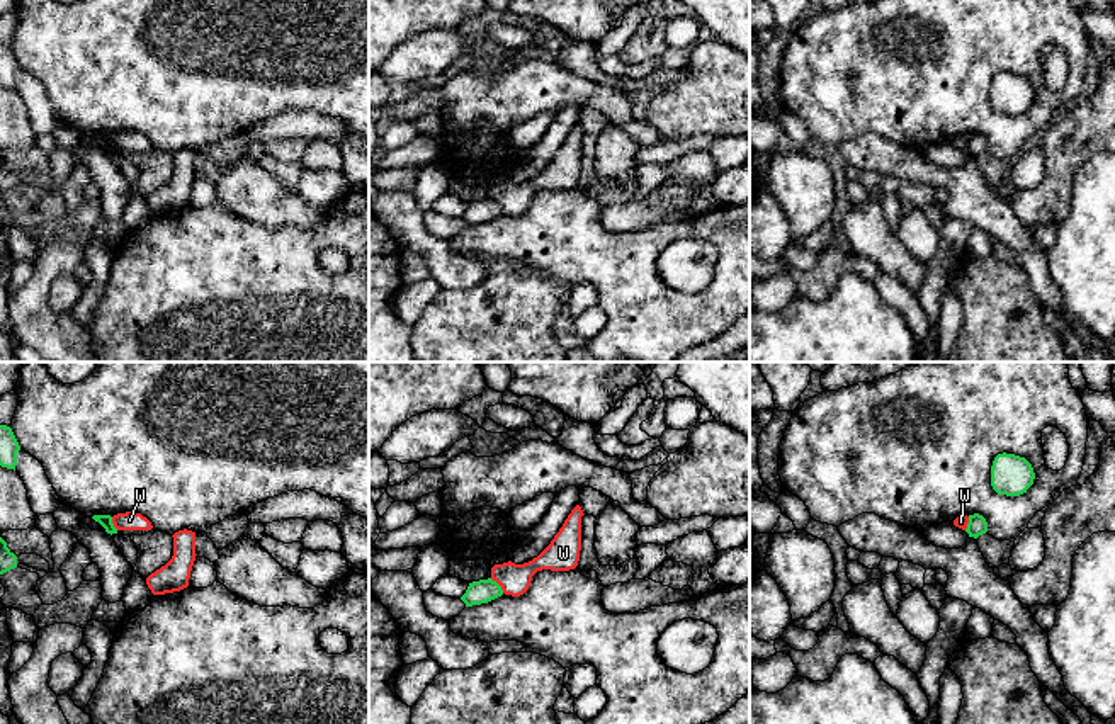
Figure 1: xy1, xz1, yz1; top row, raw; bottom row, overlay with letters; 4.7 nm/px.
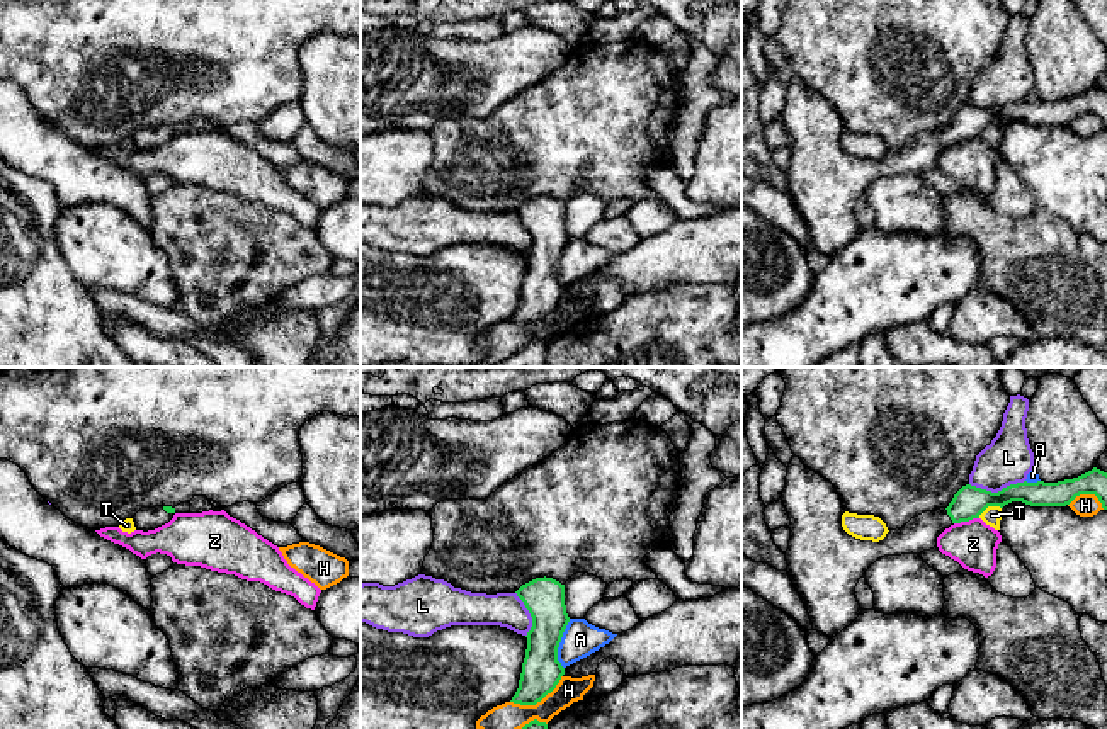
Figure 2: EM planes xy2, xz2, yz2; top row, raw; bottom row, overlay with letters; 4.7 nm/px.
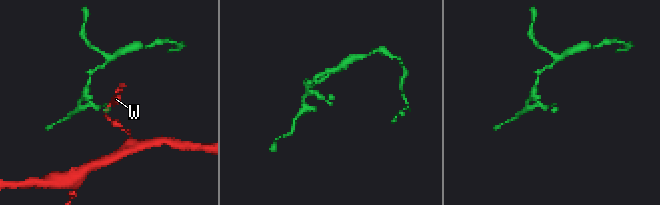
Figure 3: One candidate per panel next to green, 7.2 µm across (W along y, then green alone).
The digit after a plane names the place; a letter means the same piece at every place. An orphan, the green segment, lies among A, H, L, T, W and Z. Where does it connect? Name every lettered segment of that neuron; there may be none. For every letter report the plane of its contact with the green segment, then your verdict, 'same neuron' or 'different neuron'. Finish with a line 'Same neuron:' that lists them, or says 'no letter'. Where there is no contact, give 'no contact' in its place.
A: xz2 | different neuron
H: xz2 | different neuron
L: yz2 | different neuron
T: yz2 | different neuron
W: xz1 | different neuron
Z: yz2 | different neuron
Same neuron: no letter

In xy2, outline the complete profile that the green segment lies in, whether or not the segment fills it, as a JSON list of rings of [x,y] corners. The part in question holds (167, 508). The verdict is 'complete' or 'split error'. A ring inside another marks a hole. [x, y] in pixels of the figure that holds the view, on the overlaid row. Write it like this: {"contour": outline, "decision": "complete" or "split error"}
{"contour": [[[155,506],[155,508],[141,508],[134,517],[136,530],[155,530],[165,523],[168,523],[175,515],[175,508],[172,506]]], "decision": "split error"}

